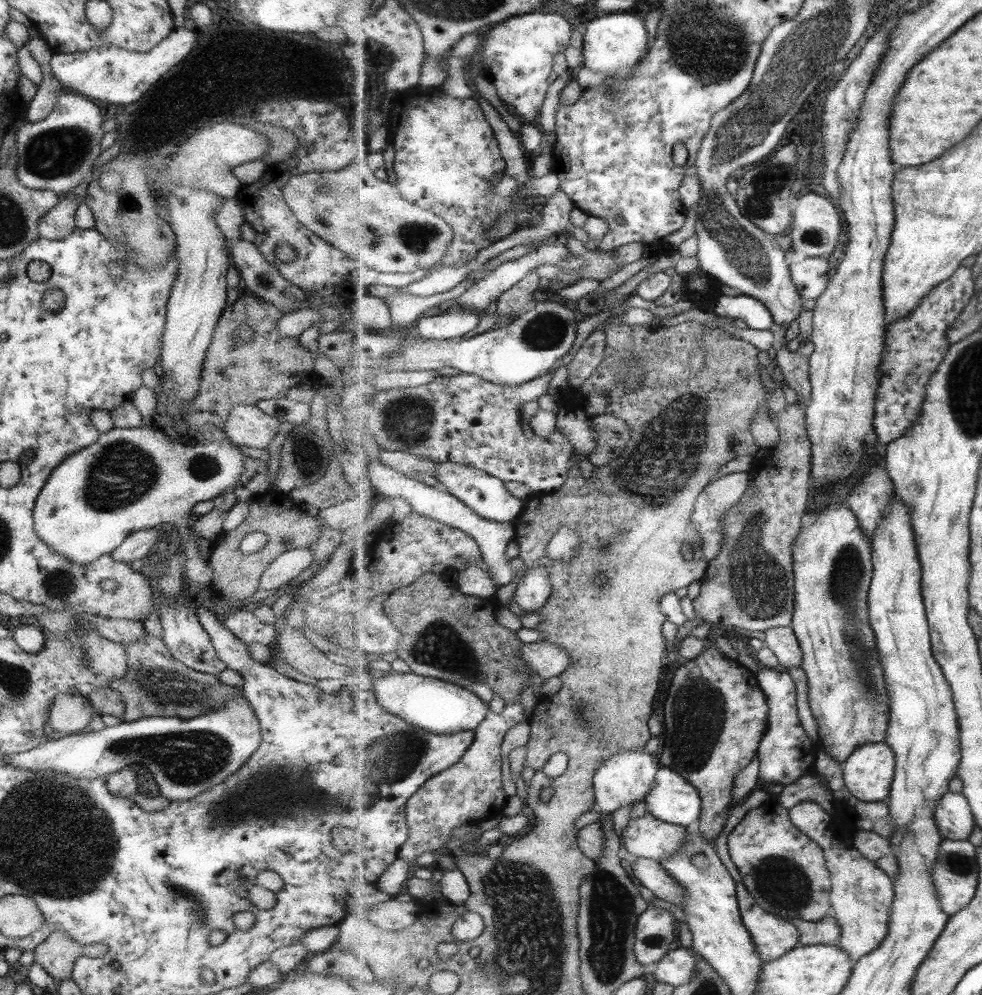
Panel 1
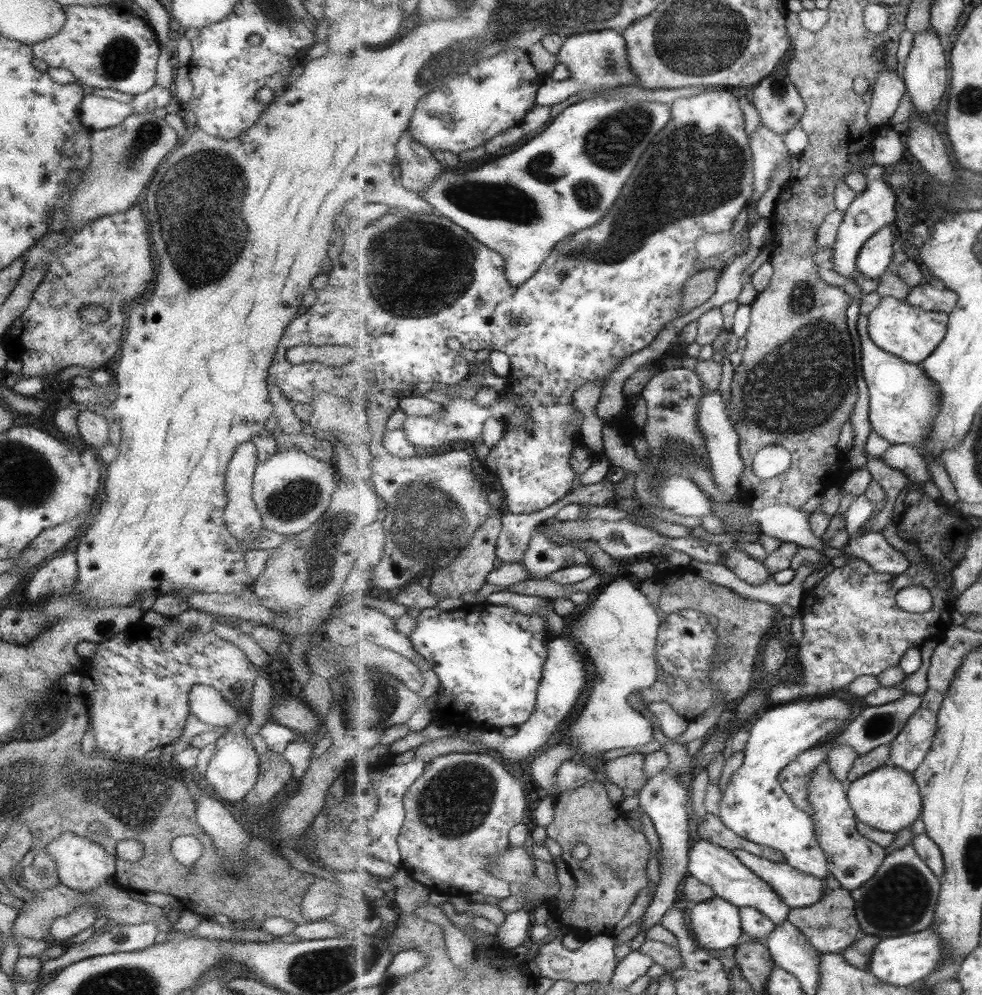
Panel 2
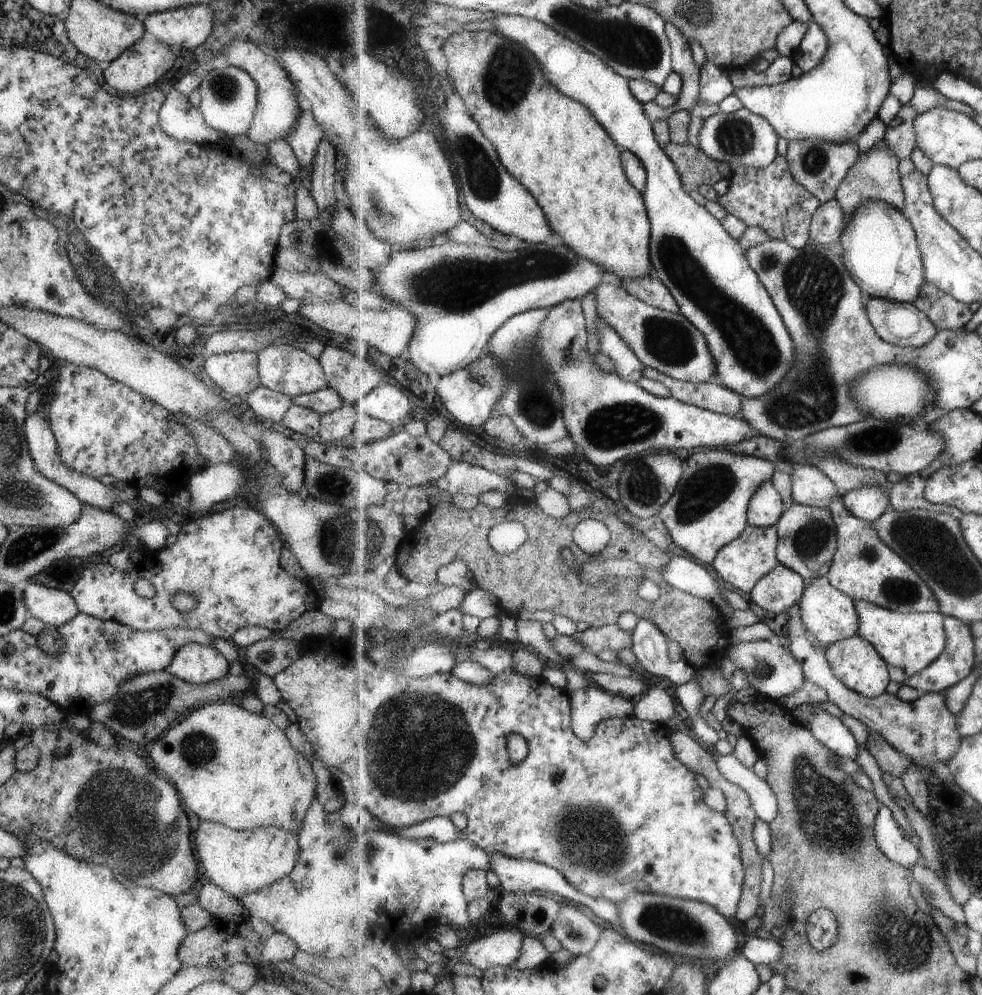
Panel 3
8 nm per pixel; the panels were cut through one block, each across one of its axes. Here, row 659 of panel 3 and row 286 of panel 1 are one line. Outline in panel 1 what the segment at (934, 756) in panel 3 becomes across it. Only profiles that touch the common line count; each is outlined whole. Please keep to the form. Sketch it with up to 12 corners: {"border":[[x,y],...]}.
{"border":[[827,257],[790,265],[803,299],[818,299],[829,287]]}

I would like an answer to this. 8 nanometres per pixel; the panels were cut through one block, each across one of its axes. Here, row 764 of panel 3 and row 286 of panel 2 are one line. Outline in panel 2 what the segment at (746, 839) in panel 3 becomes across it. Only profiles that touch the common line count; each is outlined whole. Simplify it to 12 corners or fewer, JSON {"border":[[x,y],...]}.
{"border":[[722,269],[697,272],[686,282],[680,316],[705,304],[718,289]]}

